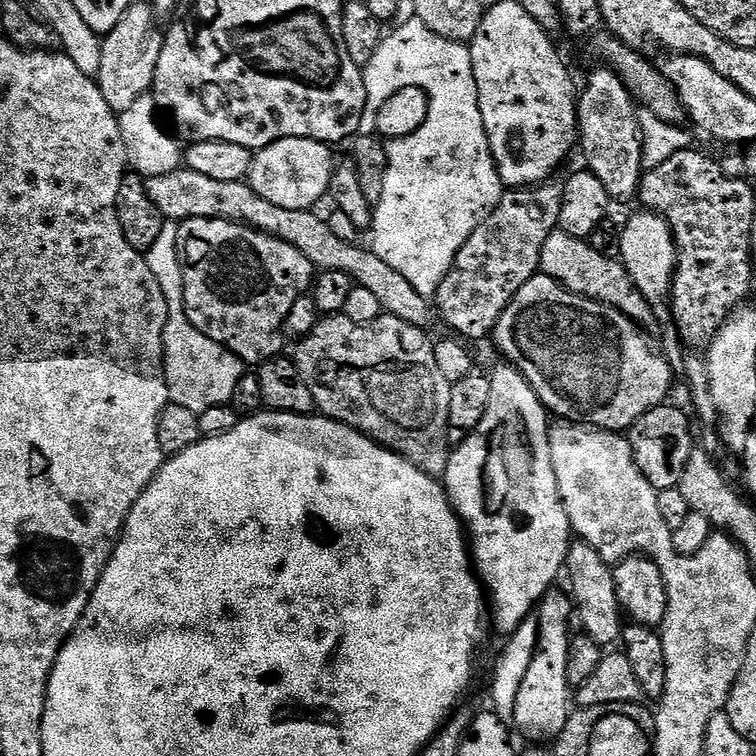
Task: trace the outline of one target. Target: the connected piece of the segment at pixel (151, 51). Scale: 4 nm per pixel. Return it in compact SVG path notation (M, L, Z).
M134 2L122 14L118 26L103 37L102 66L98 83L112 111L121 114L143 95L151 93L156 83L158 54L162 54L165 29L159 28L156 10L151 3Z

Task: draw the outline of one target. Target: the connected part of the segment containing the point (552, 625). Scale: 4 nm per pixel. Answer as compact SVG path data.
M567 591L564 592L552 592L544 600L544 609L538 619L538 651L532 656L524 681L514 693L515 727L528 736L537 736L540 742L544 742L547 736L560 736L574 711L574 680L570 675L574 636L568 633L572 612L574 616L574 600Z

